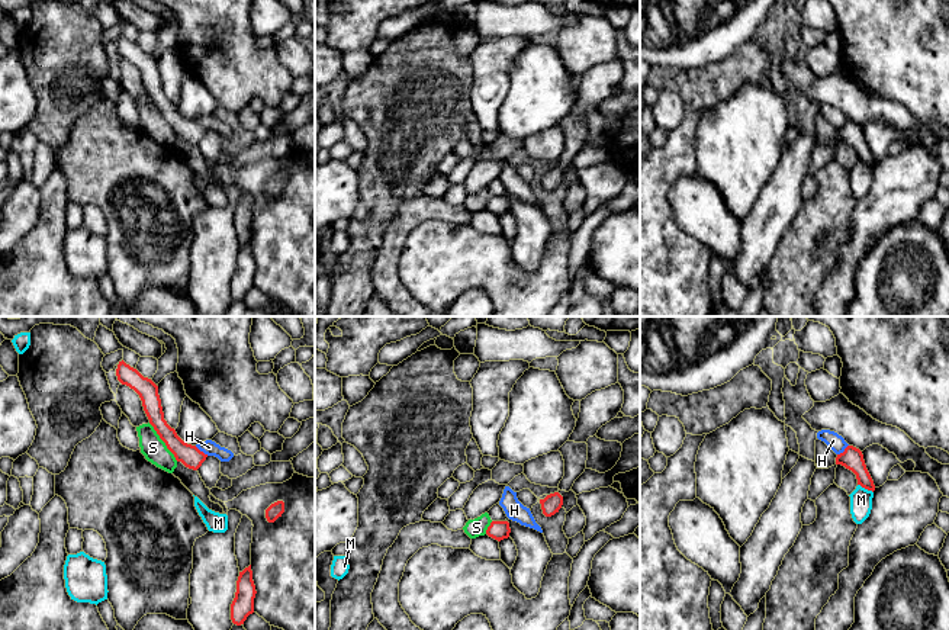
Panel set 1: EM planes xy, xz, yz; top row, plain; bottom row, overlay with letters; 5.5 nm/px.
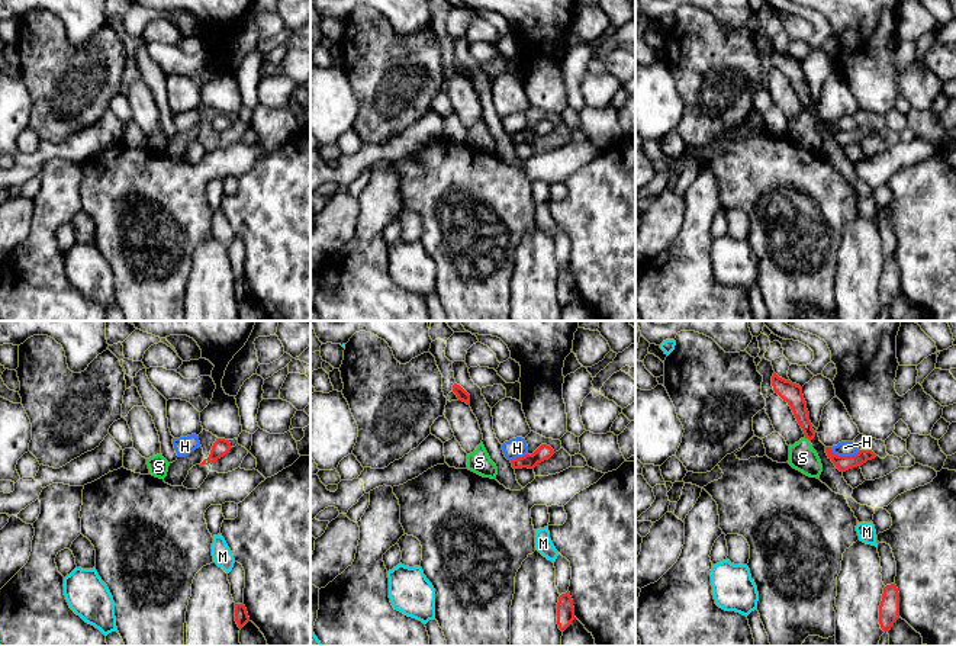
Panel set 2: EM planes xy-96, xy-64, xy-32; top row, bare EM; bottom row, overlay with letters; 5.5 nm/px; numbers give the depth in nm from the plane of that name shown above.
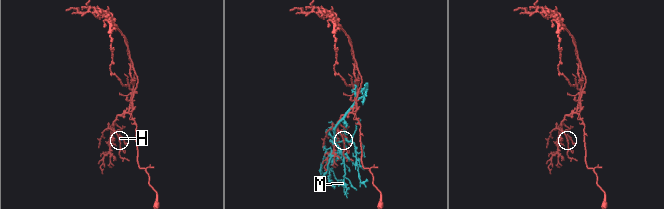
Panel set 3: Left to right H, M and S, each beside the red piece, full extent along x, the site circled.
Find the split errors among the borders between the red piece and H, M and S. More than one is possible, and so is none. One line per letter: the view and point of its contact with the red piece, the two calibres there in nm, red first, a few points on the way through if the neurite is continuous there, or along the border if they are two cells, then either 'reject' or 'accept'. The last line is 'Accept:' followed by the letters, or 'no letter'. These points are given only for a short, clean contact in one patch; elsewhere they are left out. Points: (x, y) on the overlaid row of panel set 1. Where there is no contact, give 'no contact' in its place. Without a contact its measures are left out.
H: contact xy (202, 452); calibres 120 and 90 nm; border xy (195, 446), (208, 455); reject
M: contact yz (865, 488); calibres 120 and 130 nm; reject
S: contact xy (163, 440); calibres 120 and 140 nm; border xy (148, 423), (177, 460); reject
Accept: no letter

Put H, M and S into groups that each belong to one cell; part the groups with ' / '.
H / M / S

